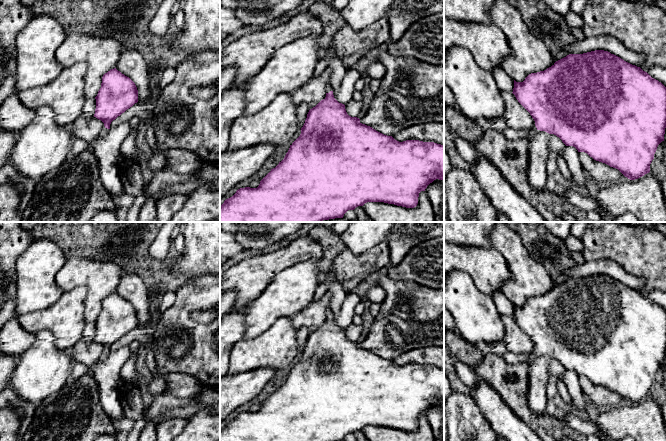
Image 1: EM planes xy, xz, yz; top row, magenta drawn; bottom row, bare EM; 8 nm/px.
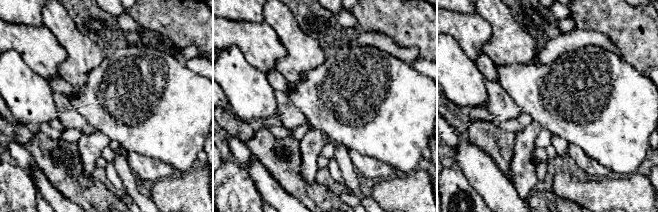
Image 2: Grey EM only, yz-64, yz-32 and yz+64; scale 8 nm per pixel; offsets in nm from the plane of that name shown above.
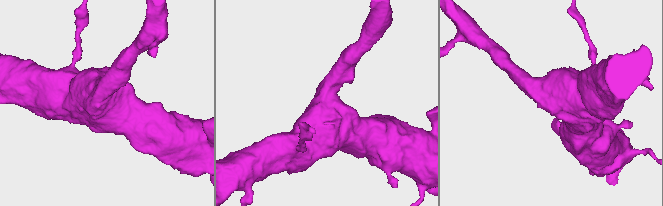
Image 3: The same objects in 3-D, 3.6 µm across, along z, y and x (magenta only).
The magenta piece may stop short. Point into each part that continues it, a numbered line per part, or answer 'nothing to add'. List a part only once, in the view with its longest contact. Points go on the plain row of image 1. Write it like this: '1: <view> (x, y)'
1: yz (533, 355)

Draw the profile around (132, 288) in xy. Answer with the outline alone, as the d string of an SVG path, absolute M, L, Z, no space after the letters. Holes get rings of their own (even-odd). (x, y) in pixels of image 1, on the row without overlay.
M124 273L116 293L135 307L138 314L138 326L144 326L149 321L149 299L143 279L137 274Z

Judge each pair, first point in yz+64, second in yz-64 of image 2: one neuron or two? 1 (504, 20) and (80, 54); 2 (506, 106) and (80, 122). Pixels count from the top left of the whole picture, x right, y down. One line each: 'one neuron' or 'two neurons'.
1: one neuron
2: one neuron

